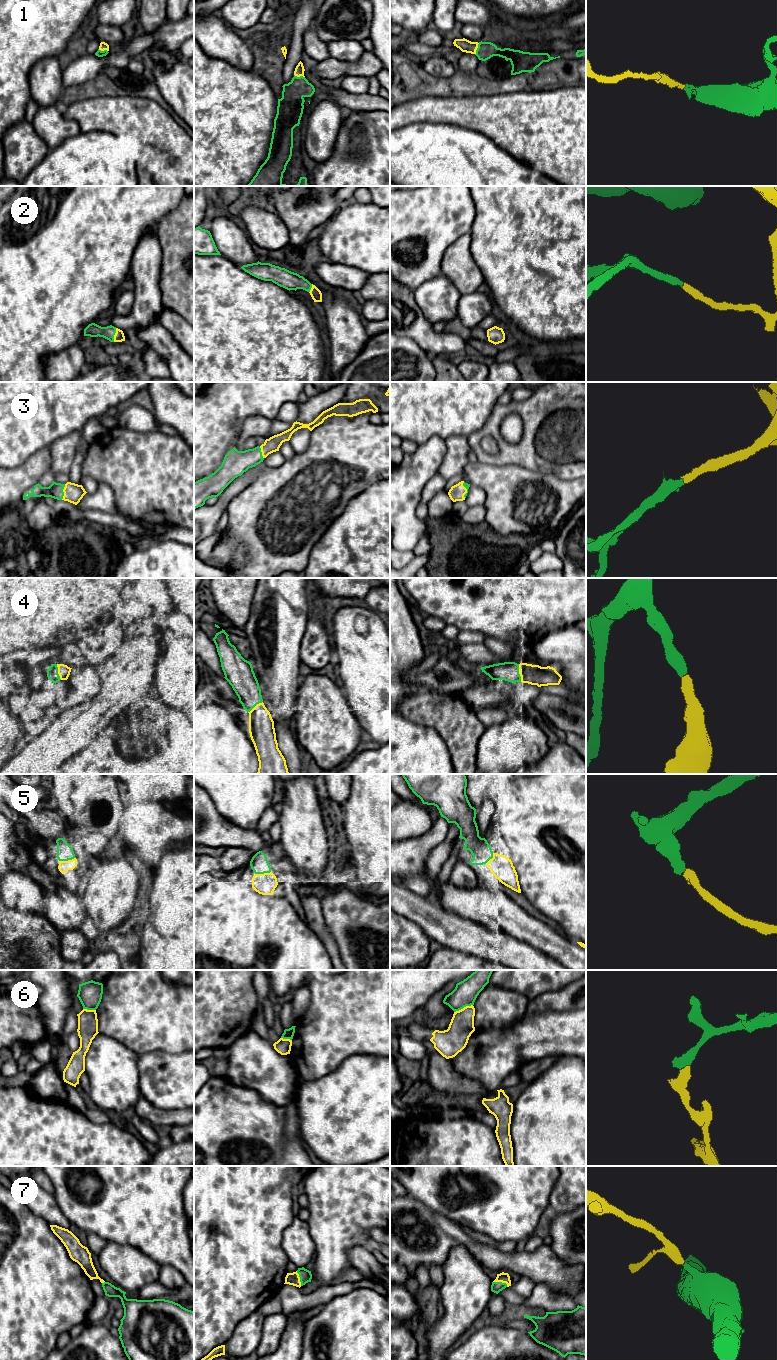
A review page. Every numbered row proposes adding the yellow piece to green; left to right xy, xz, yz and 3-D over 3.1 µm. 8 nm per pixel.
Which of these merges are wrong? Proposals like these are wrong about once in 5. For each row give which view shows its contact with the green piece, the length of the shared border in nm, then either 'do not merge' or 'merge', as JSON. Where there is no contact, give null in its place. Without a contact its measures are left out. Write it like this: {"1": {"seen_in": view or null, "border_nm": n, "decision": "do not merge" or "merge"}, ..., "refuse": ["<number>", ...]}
{"1": {"seen_in": "yz", "border_nm": 100, "decision": "merge"}, "2": {"seen_in": "xy", "border_nm": 110, "decision": "merge"}, "3": {"seen_in": "xy", "border_nm": 130, "decision": "merge"}, "4": {"seen_in": "yz", "border_nm": 150, "decision": "merge"}, "5": {"seen_in": "xy", "border_nm": 130, "decision": "merge"}, "6": {"seen_in": "yz", "border_nm": 170, "decision": "do not merge"}, "7": {"seen_in": "yz", "border_nm": 130, "decision": "merge"}, "refuse": ["6"]}

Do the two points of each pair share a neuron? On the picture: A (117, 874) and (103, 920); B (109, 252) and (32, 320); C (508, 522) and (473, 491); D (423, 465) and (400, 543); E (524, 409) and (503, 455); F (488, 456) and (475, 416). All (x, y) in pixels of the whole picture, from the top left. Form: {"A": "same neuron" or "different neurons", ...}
{"A": "same neuron", "B": "same neuron", "C": "different neurons", "D": "same neuron", "E": "same neuron", "F": "different neurons"}

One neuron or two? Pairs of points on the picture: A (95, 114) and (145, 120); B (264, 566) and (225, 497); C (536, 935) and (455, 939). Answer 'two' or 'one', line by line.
A: one
B: two
C: two

